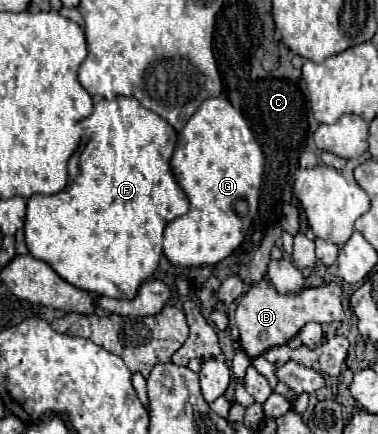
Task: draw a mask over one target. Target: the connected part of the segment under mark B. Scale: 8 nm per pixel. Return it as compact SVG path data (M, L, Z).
M280 224L266 230L266 236L262 238L250 262L248 292L240 298L236 306L236 326L240 330L240 346L250 358L258 358L262 352L266 352L272 346L288 344L308 322L326 324L326 322L340 322L346 318L342 308L342 286L338 282L324 282L322 286L304 288L300 292L288 292L288 294L278 294L276 288L272 288L270 280L266 278L266 264L270 264L270 250L274 248L280 234L282 234Z

